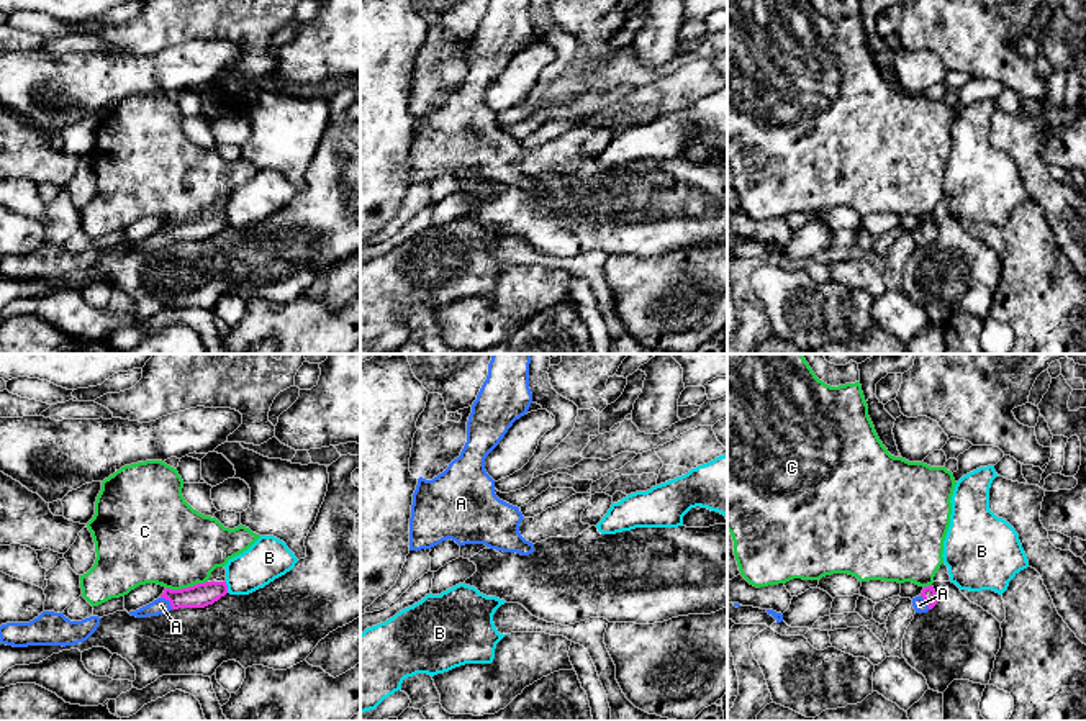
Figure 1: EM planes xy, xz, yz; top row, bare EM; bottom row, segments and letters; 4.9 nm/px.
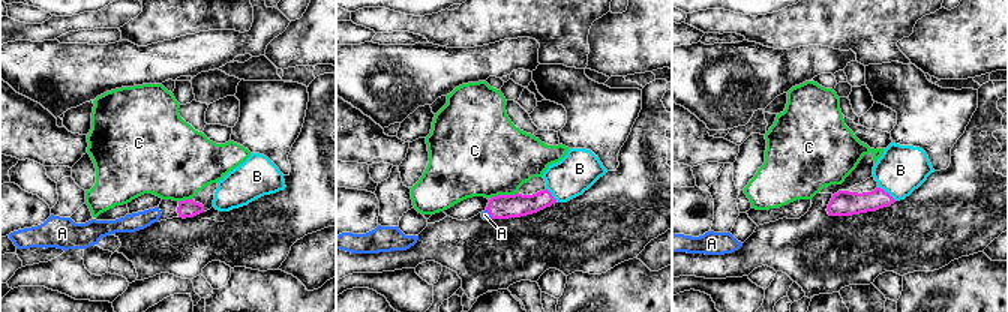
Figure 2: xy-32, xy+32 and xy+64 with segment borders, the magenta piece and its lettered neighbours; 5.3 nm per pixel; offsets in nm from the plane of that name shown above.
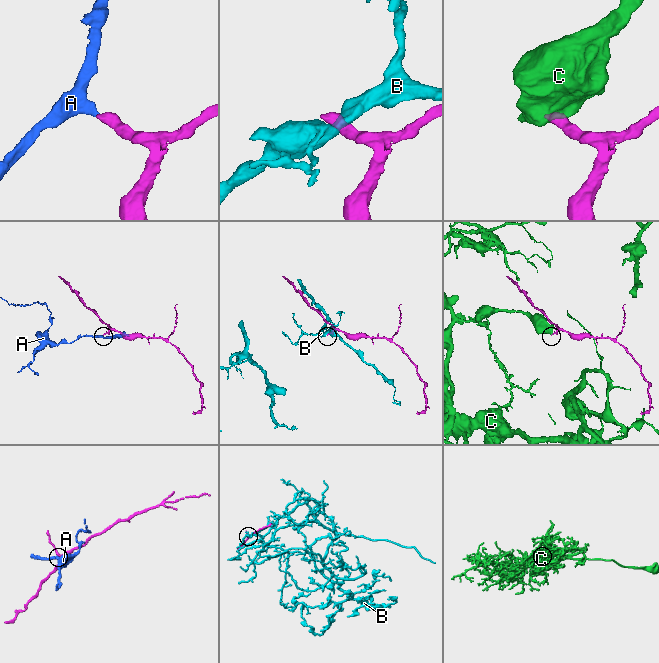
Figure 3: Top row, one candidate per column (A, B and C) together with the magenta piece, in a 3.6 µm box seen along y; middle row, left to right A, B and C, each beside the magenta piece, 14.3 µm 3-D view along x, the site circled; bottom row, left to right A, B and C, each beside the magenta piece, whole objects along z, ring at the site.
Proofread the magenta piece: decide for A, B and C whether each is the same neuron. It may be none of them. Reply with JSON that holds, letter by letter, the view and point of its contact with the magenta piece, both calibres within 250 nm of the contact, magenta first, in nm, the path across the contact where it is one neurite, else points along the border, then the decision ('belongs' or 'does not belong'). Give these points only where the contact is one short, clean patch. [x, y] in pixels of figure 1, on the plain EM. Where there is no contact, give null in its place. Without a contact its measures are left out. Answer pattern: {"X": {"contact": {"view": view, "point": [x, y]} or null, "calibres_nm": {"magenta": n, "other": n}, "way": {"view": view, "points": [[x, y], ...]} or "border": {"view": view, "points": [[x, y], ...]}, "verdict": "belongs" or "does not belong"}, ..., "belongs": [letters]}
{"A": {"contact": {"view": "xy", "point": [169, 233]}, "calibres_nm": {"magenta": 120, "other": 80}, "way": {"view": "xy", "points": [[200, 228], [169, 233], [161, 238]]}, "verdict": "belongs"}, "B": {"contact": {"view": "xy", "point": [226, 220]}, "calibres_nm": {"magenta": 120, "other": 200}, "border": {"view": "xy", "points": [[225, 215], [228, 225]]}, "verdict": "does not belong"}, "C": {"contact": {"view": "xy", "point": [185, 222]}, "calibres_nm": {"magenta": 120, "other": 420}, "border": {"view": "xy", "points": [[207, 213], [182, 222], [166, 222]]}, "verdict": "does not belong"}, "belongs": ["A"]}

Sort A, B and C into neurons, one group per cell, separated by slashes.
A / B / C

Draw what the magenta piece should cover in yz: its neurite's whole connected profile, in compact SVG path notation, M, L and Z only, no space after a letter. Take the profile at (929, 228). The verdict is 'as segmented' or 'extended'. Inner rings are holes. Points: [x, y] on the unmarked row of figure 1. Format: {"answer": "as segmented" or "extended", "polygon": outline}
{"answer": "extended", "polygon": "M932 218L924 220L922 226L912 231L916 246L927 246L937 238L937 226Z"}

